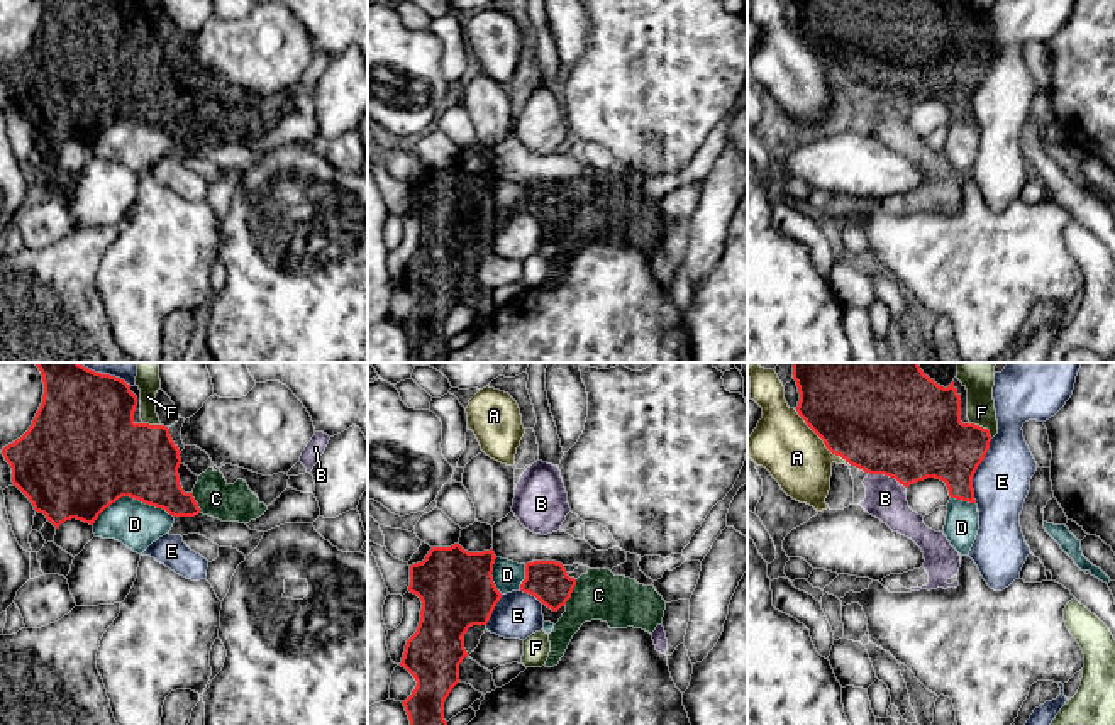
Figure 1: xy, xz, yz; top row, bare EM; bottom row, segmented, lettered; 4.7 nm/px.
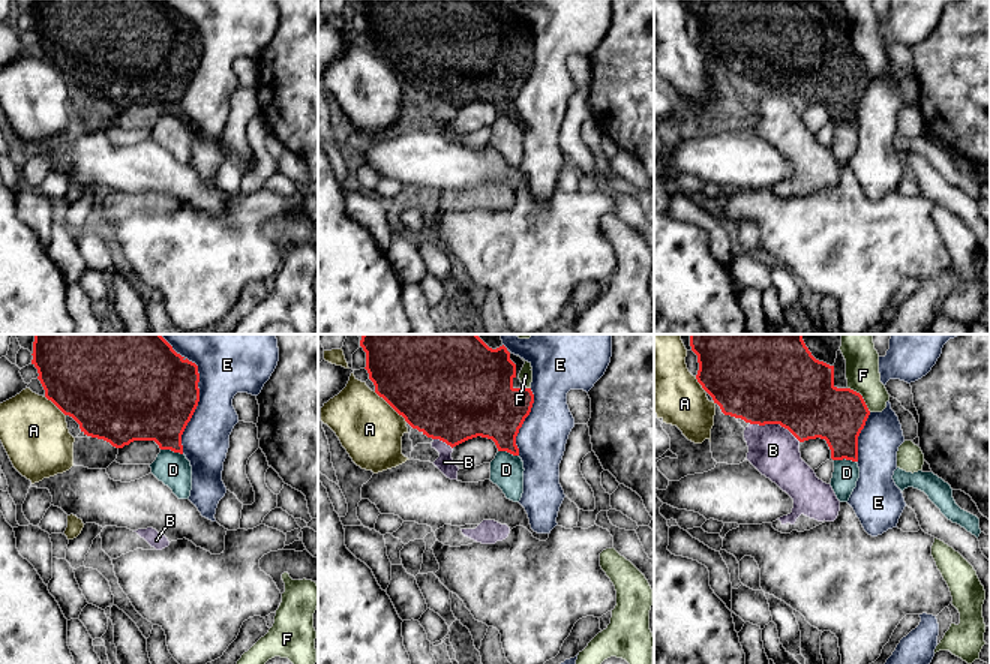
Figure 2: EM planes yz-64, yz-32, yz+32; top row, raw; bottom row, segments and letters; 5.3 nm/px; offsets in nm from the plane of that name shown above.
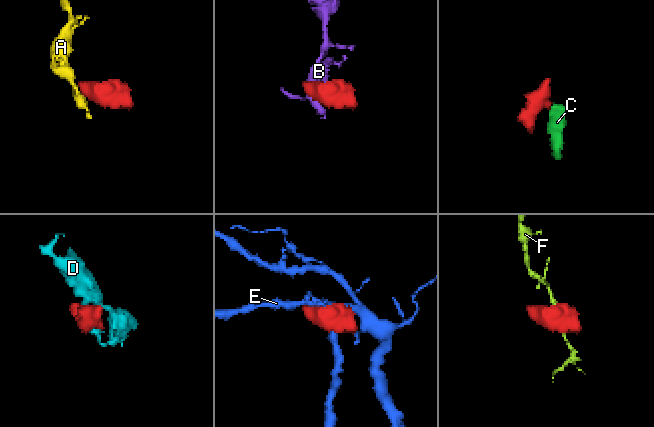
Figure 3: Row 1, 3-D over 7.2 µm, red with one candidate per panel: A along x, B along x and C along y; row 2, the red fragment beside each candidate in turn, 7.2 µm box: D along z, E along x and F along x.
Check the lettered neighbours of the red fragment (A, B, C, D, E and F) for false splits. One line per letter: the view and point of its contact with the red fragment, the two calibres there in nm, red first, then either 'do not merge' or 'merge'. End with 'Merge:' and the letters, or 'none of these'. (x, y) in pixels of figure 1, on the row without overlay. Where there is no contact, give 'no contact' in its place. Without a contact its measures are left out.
A: yz (820, 58) | 420/300 nm | do not merge
B: yz (888, 95) | 480/190 nm | do not merge
C: xz (571, 212) | 190/240 nm | merge
D: xy (131, 117) | 460/220 nm | do not merge
E: yz (975, 92) | 340/260 nm | do not merge
F: yz (981, 48) | 340/130 nm | do not merge
Merge: C

